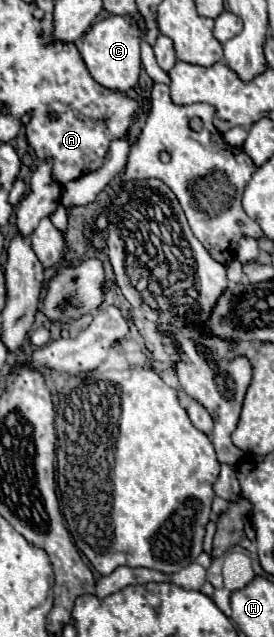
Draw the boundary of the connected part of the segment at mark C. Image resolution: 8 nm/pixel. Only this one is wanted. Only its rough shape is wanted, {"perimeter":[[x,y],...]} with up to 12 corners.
{"perimeter":[[106,16],[78,44],[92,78],[126,92],[140,76],[132,18]]}

